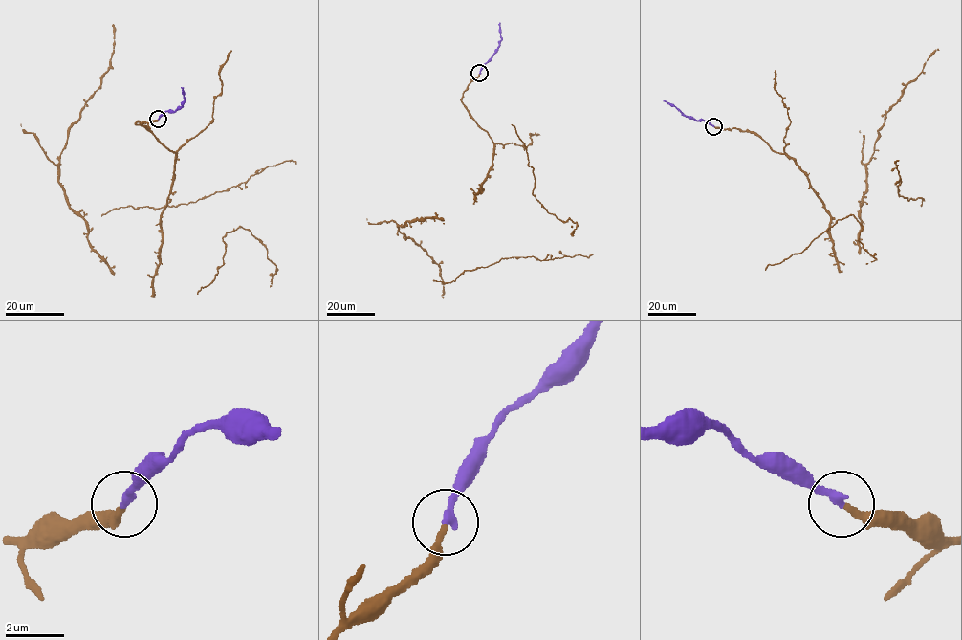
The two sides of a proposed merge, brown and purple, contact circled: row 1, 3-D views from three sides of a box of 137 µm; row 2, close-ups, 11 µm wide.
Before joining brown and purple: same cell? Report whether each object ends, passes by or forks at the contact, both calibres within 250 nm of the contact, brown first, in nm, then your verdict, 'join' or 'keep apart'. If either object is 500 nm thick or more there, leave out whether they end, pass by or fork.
brown ends | purple ends | 240/320 nm | join

